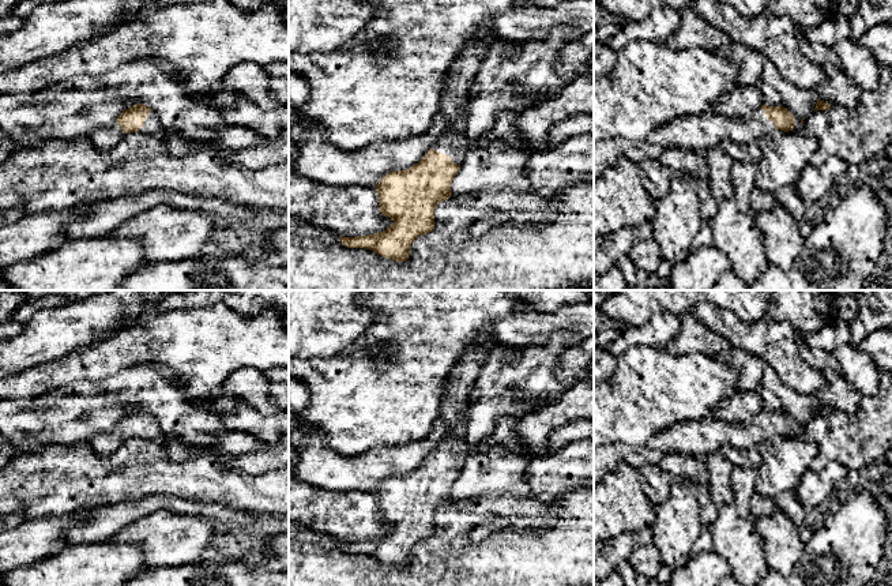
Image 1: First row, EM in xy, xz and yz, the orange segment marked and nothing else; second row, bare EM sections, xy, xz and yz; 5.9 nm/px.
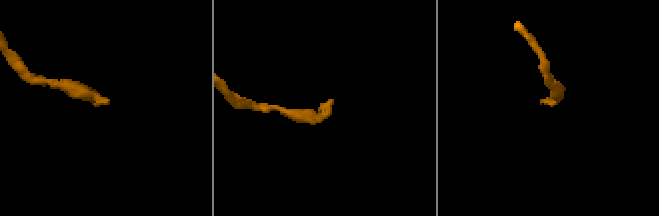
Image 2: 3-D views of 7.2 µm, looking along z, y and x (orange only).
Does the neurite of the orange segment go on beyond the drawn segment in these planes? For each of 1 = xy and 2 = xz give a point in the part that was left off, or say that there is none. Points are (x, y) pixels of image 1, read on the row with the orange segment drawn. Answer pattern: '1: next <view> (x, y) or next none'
1: next xy (104, 138)
2: next xz (462, 74)

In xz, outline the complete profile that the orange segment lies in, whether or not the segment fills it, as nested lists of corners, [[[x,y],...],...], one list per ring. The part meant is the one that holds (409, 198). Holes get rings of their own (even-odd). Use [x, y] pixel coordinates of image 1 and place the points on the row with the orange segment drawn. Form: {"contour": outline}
{"contour": [[[481,25],[479,35],[464,45],[460,55],[451,65],[445,78],[444,93],[440,97],[439,109],[439,113],[448,121],[449,128],[447,132],[432,146],[418,164],[404,170],[387,173],[379,181],[376,192],[379,196],[380,213],[391,218],[394,223],[388,229],[375,234],[355,237],[339,236],[339,241],[345,247],[365,248],[395,262],[407,262],[410,247],[414,240],[434,229],[434,209],[440,202],[452,195],[452,180],[458,174],[466,154],[471,149],[467,138],[463,135],[466,128],[466,104],[479,64],[486,56],[488,48],[496,40],[490,26]]]}

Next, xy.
{"contour": [[[144,104],[131,106],[117,117],[117,123],[110,127],[94,128],[89,139],[99,151],[108,151],[116,146],[120,136],[129,132],[147,135],[161,134],[161,120],[155,112]]]}

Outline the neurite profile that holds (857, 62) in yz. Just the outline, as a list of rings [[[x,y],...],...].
[[[850,37],[838,41],[833,46],[840,59],[840,68],[863,93],[878,87],[880,68],[873,53]]]

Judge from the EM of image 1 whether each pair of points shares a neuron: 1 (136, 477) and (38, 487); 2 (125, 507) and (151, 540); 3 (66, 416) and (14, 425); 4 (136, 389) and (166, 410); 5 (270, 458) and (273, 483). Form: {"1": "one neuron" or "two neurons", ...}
{"1": "one neuron", "2": "two neurons", "3": "one neuron", "4": "one neuron", "5": "two neurons"}

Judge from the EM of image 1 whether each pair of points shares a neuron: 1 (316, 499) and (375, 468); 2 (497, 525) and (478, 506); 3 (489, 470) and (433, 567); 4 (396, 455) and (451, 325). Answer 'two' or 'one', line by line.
1: two
2: two
3: two
4: two

